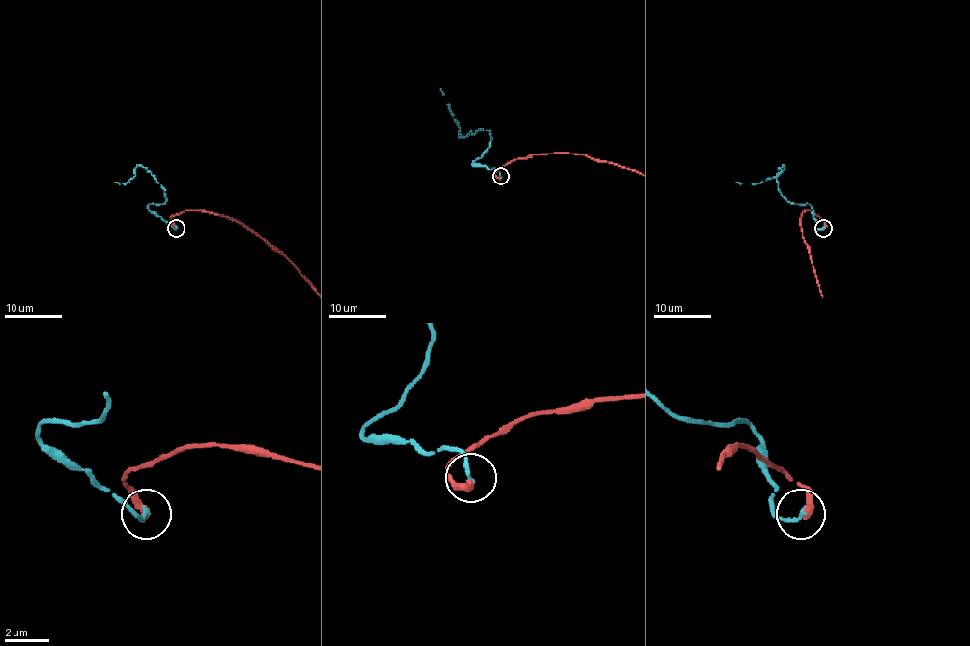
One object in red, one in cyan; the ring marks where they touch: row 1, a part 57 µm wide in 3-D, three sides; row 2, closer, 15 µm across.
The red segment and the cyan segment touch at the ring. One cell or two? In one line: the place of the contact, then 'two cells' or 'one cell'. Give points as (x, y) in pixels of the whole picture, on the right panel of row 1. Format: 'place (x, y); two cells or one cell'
place (823, 228); one cell

